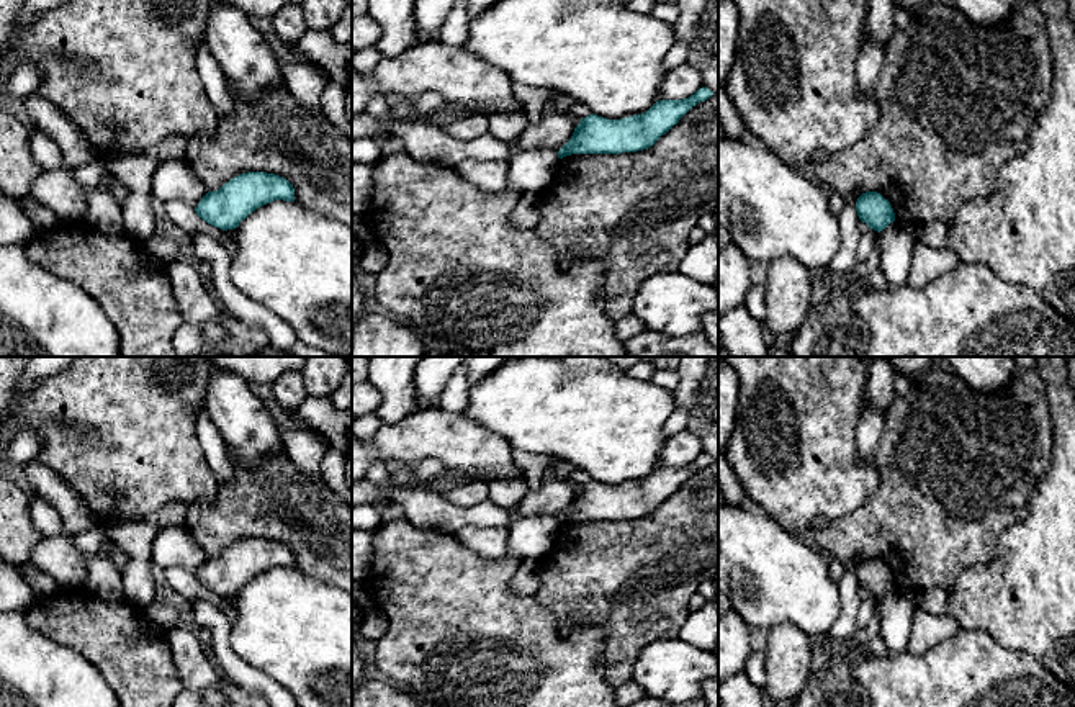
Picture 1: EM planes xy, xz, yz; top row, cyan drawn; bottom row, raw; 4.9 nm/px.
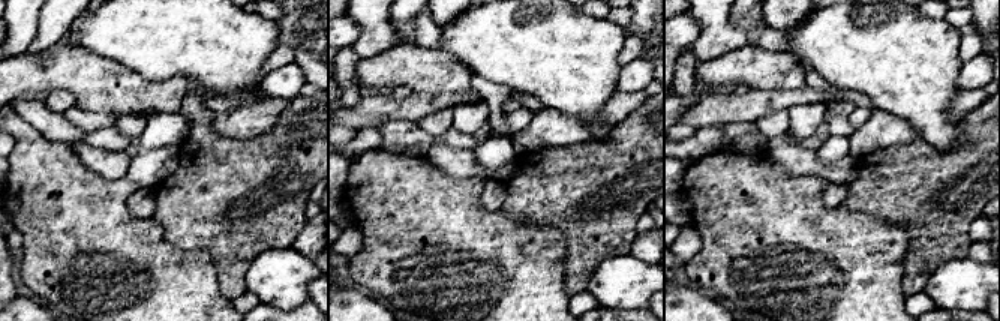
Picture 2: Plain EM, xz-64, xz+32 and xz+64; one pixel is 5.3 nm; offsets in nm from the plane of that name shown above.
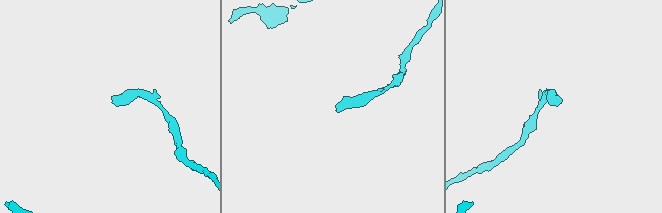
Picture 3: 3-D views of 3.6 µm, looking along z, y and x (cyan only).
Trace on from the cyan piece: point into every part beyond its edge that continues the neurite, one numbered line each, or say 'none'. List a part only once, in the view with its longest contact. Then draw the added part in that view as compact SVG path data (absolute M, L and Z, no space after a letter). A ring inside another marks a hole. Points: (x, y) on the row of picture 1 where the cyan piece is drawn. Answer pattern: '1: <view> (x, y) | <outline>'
none

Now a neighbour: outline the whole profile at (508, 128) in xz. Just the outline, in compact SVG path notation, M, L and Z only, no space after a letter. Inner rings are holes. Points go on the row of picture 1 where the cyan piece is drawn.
M491 113L489 115L489 134L501 142L515 146L522 136L525 126L529 124L527 115L519 113Z

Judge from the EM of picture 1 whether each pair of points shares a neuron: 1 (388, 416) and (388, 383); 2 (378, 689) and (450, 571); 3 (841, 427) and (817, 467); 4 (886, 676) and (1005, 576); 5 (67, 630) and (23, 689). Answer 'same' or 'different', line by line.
1: same
2: different
3: same
4: different
5: different

